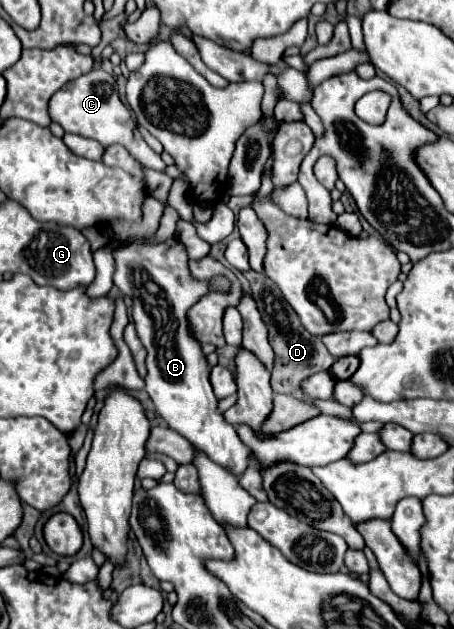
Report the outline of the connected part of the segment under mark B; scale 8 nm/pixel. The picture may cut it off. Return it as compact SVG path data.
M167 239L165 243L129 243L129 245L121 245L119 249L113 249L113 259L115 259L115 275L113 275L113 283L119 287L119 291L123 295L131 295L133 299L133 325L137 331L137 337L141 339L141 343L147 349L147 393L153 401L153 411L165 421L165 425L173 431L177 431L179 435L183 435L185 439L189 439L197 449L201 449L211 461L215 461L217 465L229 469L233 475L243 473L243 469L247 469L249 465L249 447L243 445L243 441L239 439L237 431L233 425L229 425L223 419L223 413L219 411L219 399L213 393L213 387L209 383L209 373L211 367L207 363L207 357L203 355L201 343L193 337L191 329L189 329L189 321L187 321L187 311L191 309L191 305L195 305L199 301L199 297L211 293L211 291L219 291L219 293L229 293L231 291L231 281L223 275L213 277L211 281L197 281L191 277L189 271L189 257L185 251L185 245L179 239Z

